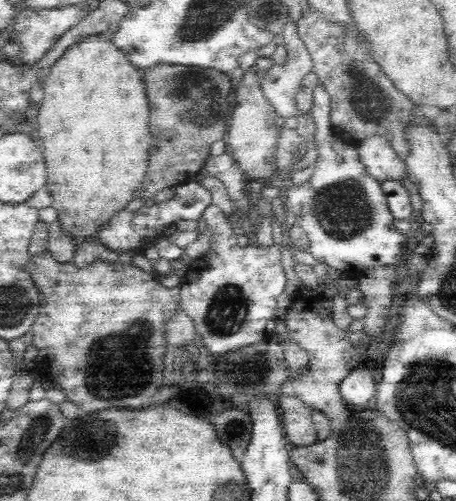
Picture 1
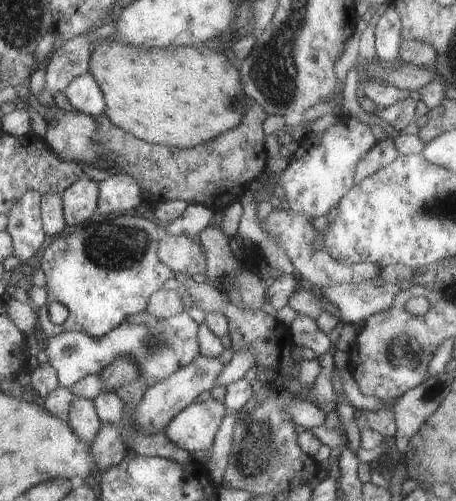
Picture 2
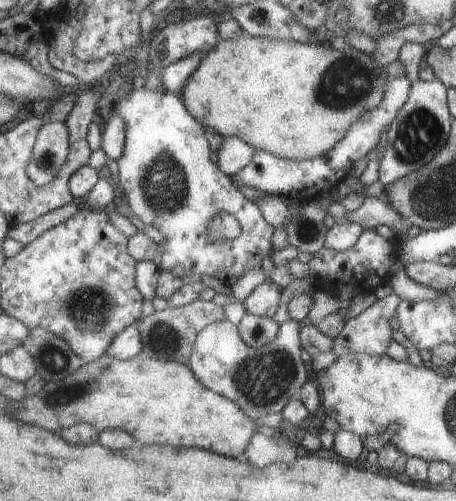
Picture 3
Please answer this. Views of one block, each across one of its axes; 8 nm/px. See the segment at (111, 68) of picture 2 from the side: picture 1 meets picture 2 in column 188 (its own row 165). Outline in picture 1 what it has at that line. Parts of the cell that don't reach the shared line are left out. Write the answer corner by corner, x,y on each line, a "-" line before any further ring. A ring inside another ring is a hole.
104,36
100,37
88,37
86,40
82,40
80,44
72,46
60,61
56,62
50,67
50,71
44,78
43,90
44,98
39,104
39,111
37,115
35,128
36,137
39,138
43,145
43,156
45,160
45,167
47,170
47,180
44,188
52,195
52,208
56,210
56,221
60,225
61,233
70,238
77,245
83,243
86,240
93,239
96,233
99,233
103,229
104,225
107,225
112,218
116,216
121,210
124,210
130,201
135,196
135,190
140,186
140,183
144,180
149,165
149,152
152,146
152,136
148,132
148,102
146,102
146,92
144,92
144,83
142,83
143,72
134,69
132,65
128,63
127,57
117,50
116,46
112,45
108,39
104,39

